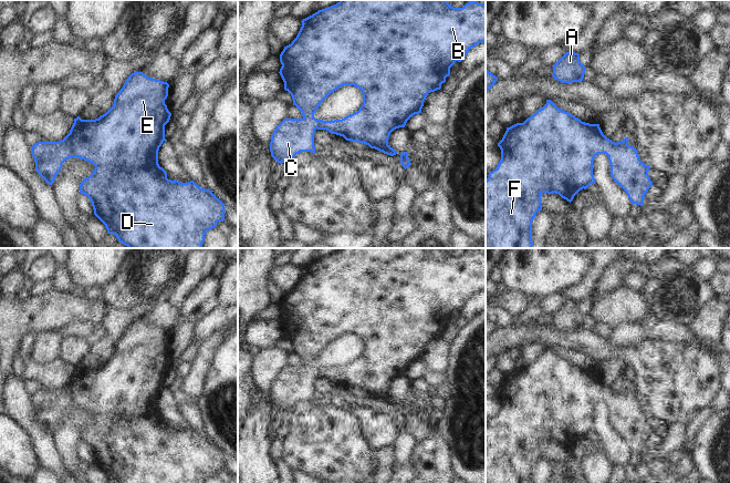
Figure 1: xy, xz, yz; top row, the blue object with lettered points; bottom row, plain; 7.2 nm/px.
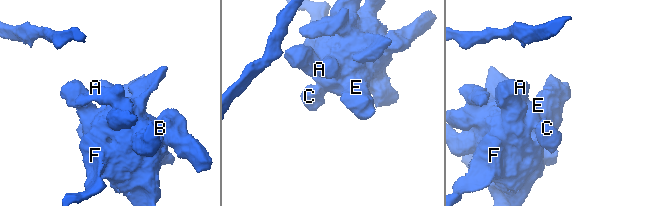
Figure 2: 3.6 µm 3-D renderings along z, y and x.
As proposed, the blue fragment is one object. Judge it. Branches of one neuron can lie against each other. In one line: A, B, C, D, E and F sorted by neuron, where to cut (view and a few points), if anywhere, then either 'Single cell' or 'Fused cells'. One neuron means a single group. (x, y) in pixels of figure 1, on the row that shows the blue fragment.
Groups: A B C D E F. No split. Single cell

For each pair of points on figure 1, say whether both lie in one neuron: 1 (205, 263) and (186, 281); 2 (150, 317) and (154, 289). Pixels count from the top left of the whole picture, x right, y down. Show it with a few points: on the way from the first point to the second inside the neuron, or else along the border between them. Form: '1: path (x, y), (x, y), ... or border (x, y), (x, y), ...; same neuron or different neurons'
1: path (200, 267), (190, 277); same neuron
2: border (165, 300), (158, 302); different neurons

